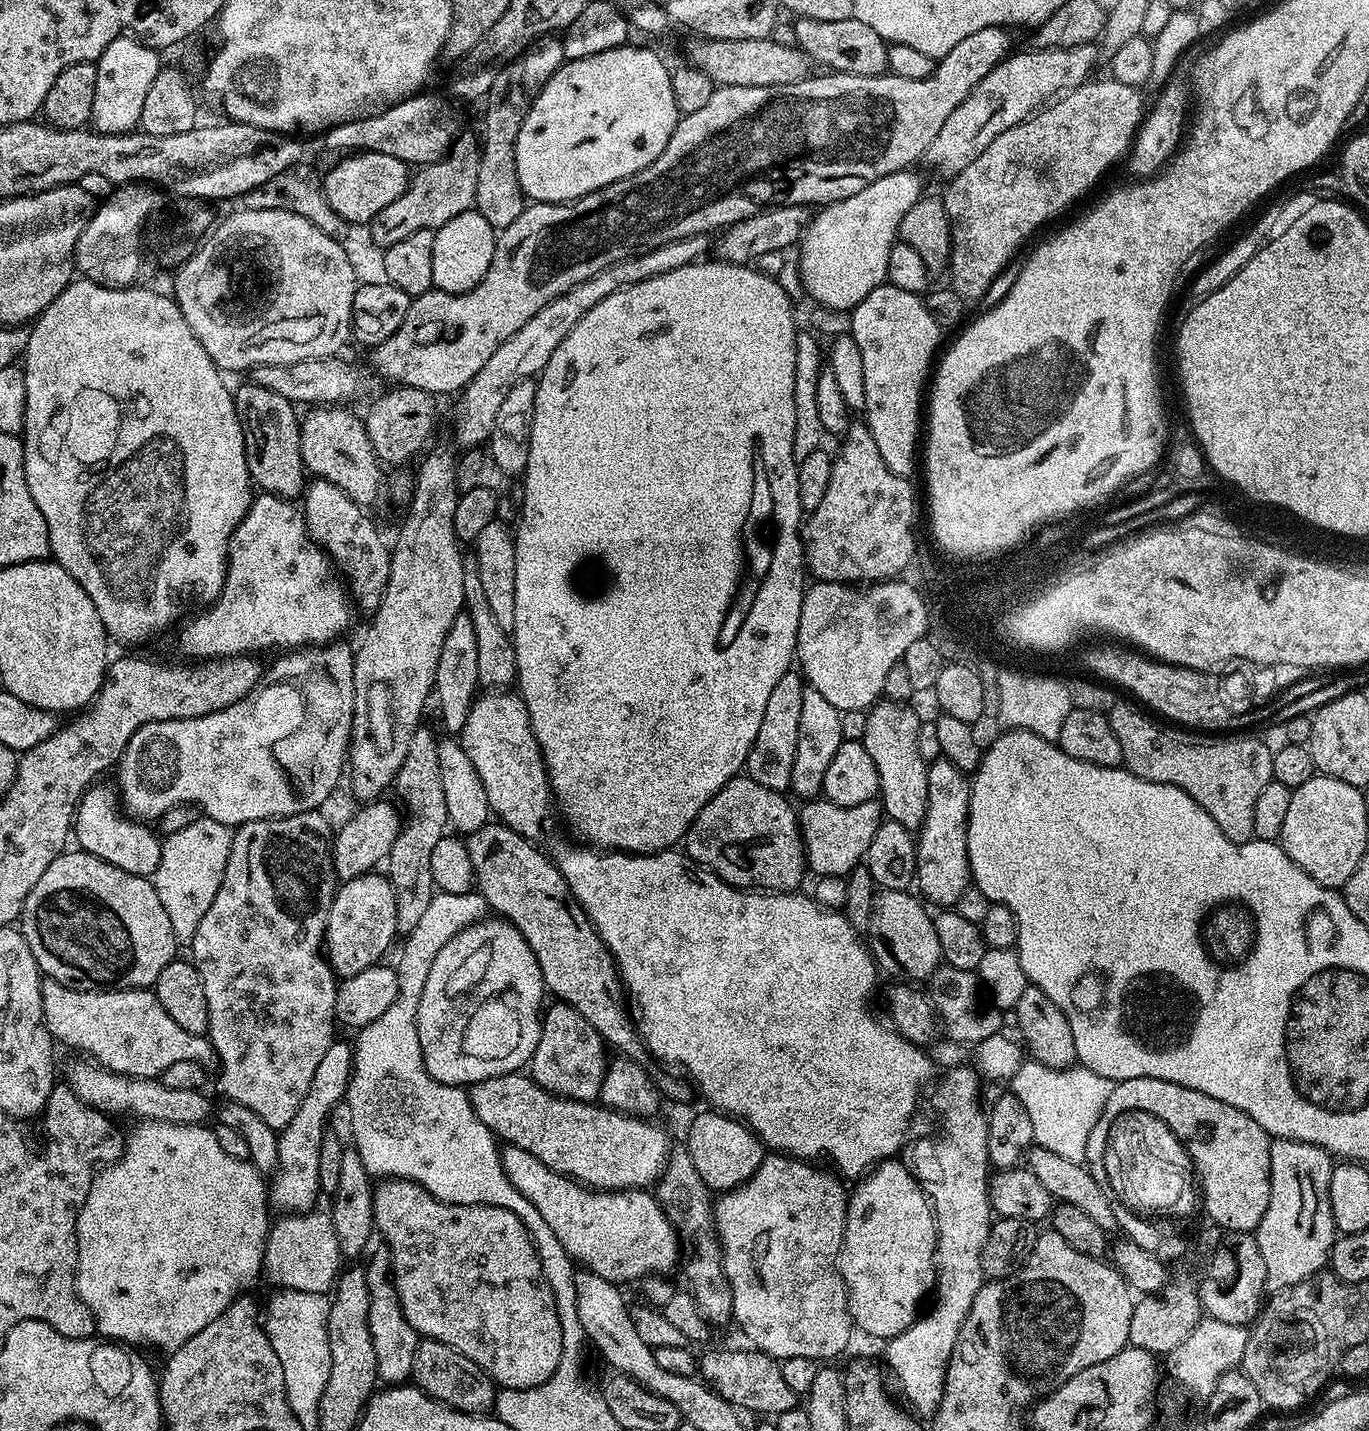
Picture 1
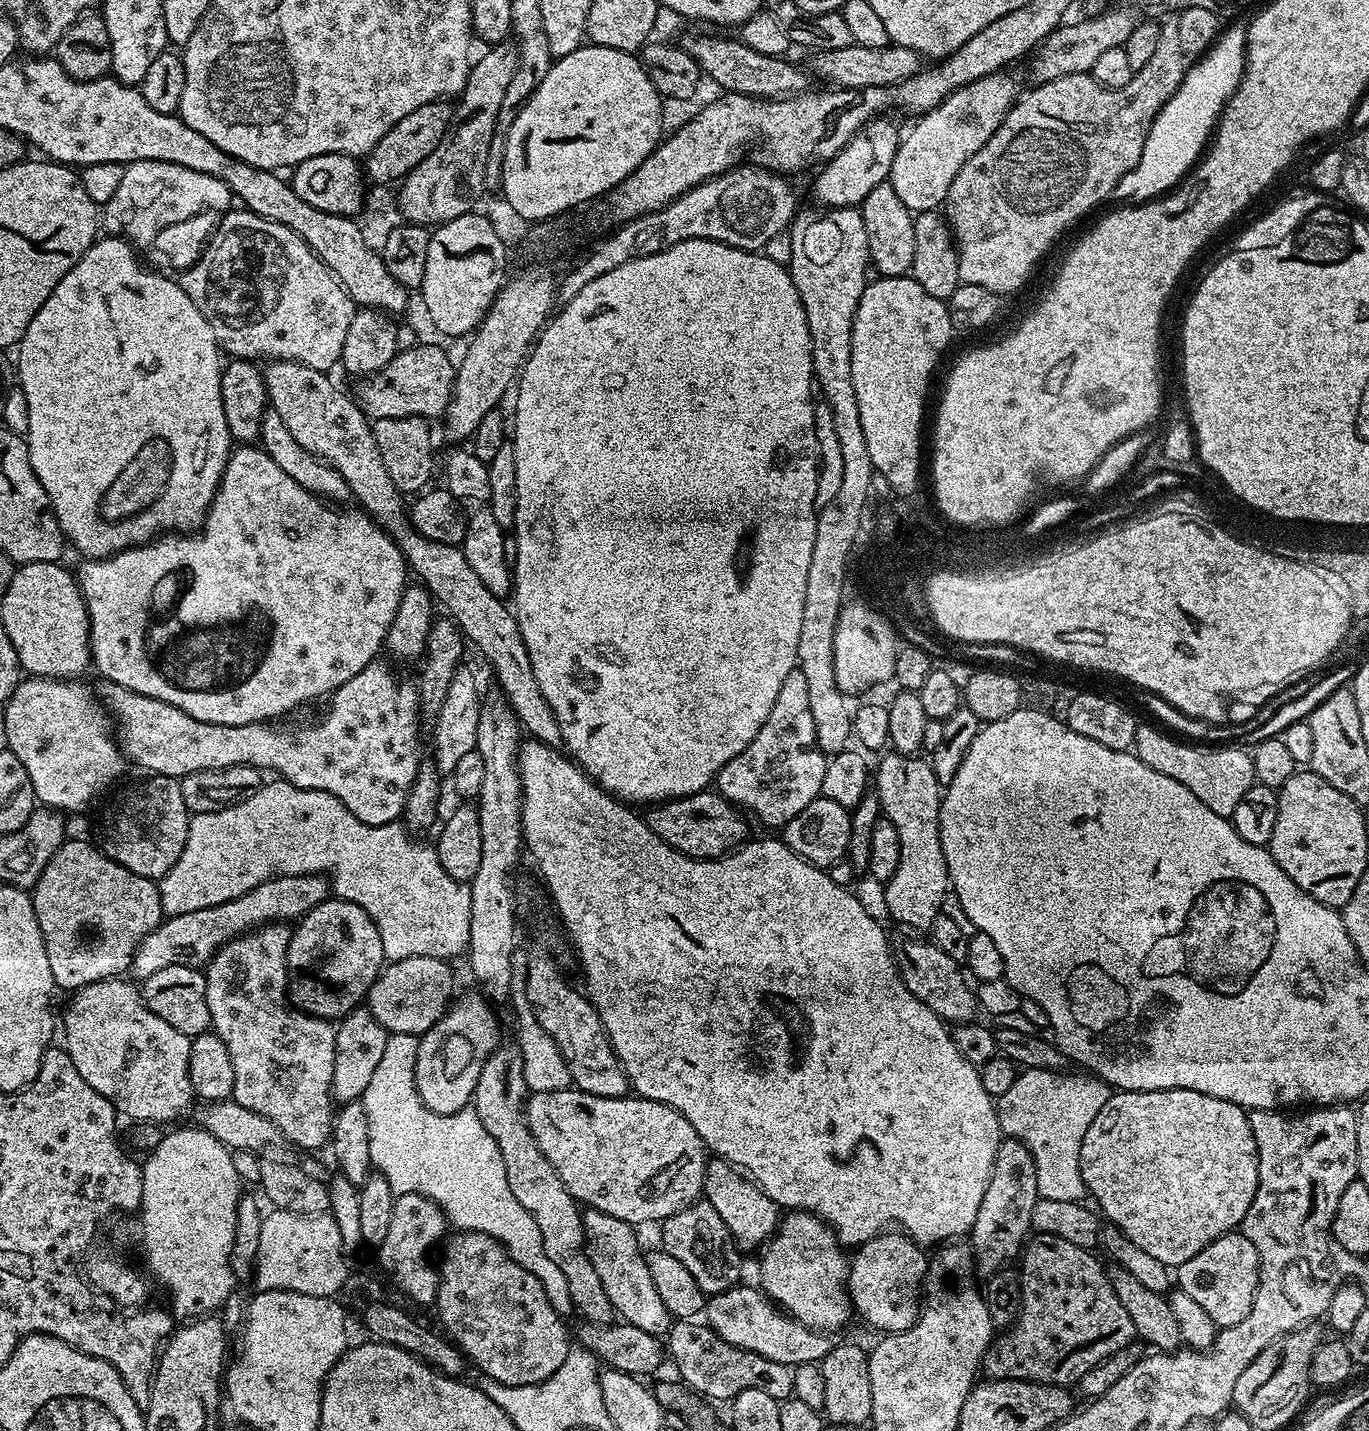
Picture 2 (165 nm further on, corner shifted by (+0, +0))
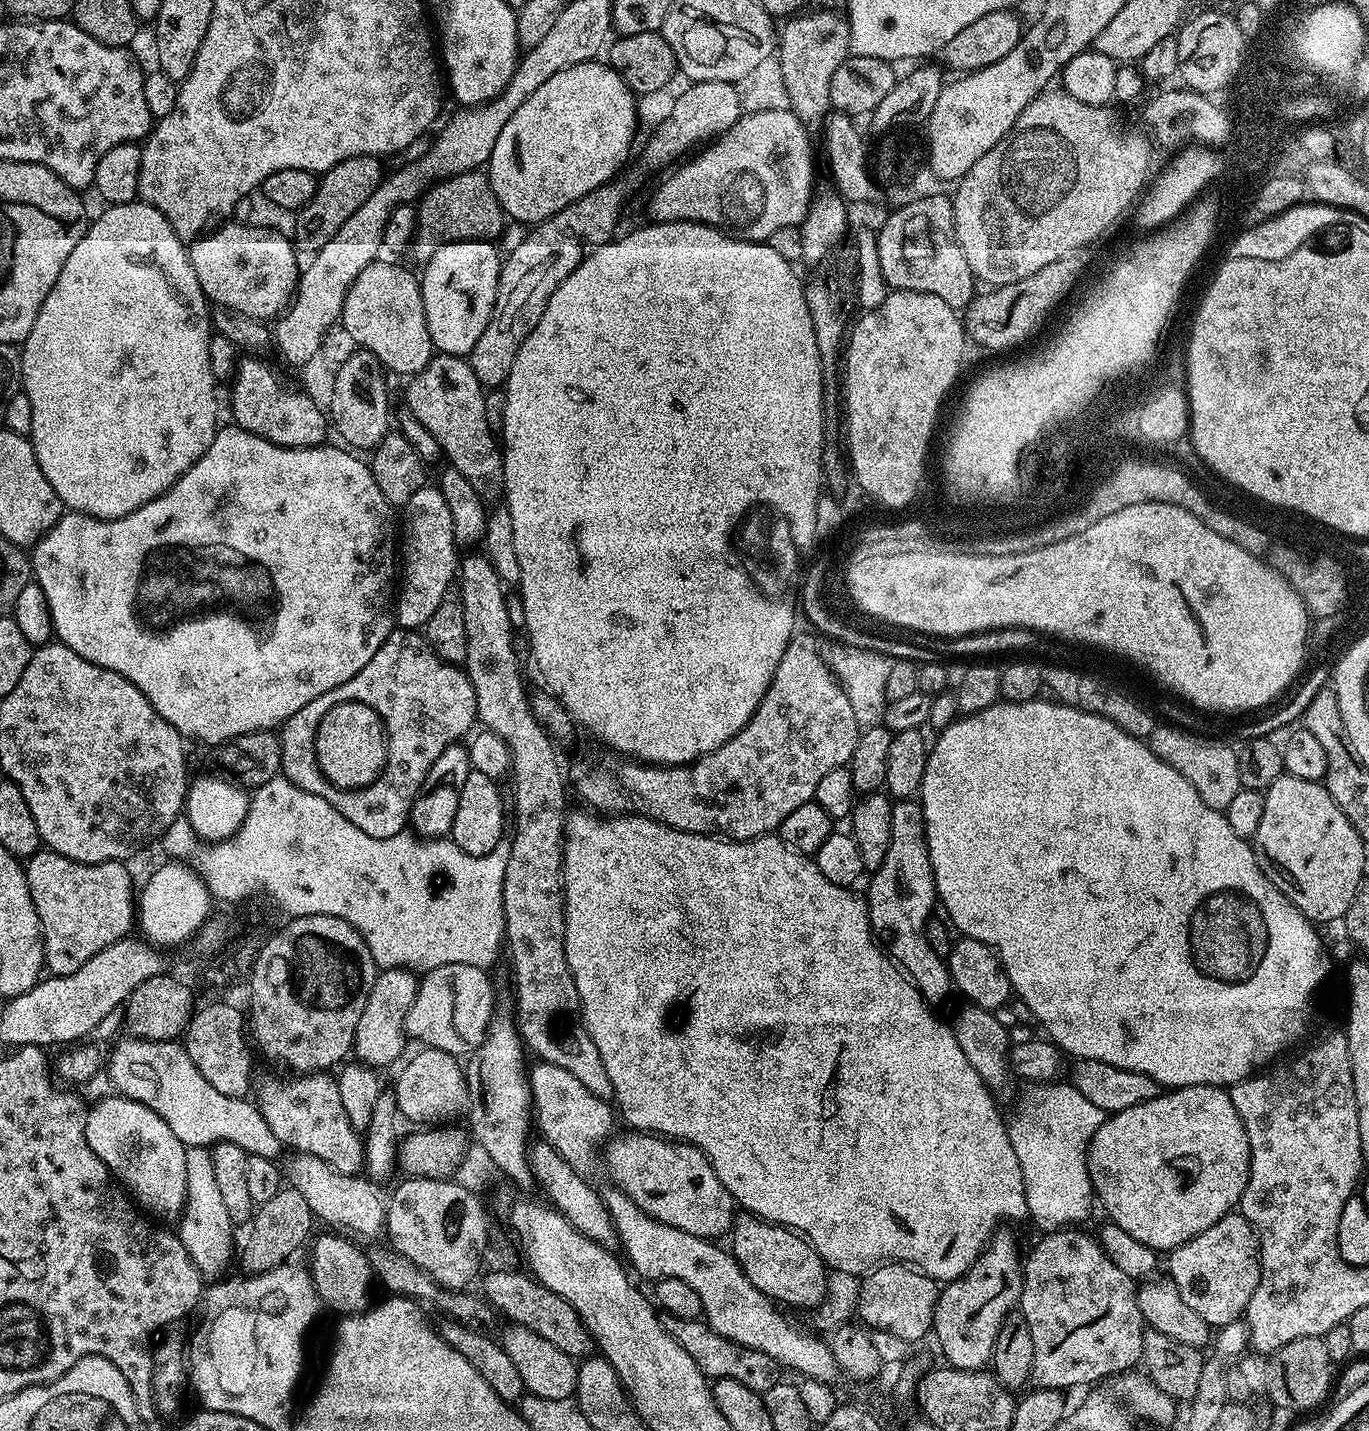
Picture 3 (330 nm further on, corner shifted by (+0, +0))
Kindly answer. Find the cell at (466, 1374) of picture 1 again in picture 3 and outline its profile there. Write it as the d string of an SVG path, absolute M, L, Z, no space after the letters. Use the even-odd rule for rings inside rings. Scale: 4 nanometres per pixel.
M317 1235L310 1244L310 1249L312 1248L310 1275L312 1285L320 1296L321 1305L325 1309L333 1308L336 1314L363 1312L373 1299L371 1296L372 1286L374 1287L373 1272L370 1262L367 1261L365 1249L355 1239L349 1238L347 1235L328 1235L332 1236L318 1237L319 1235Z

